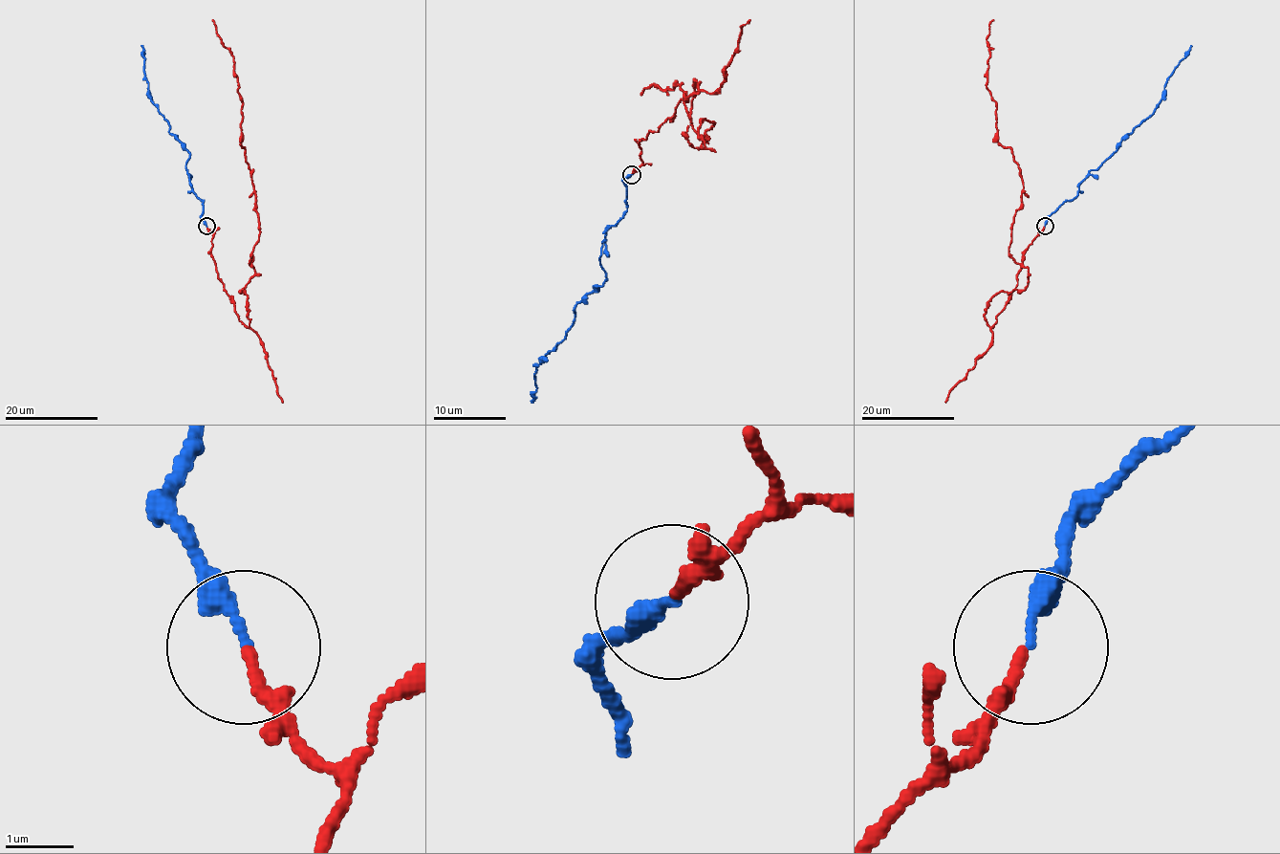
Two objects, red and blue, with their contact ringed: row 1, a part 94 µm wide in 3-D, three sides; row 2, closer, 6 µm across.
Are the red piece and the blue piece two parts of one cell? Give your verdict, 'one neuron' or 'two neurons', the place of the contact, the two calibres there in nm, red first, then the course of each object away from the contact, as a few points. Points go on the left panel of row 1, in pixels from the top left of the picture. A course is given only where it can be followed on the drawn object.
one neuron; place (206, 226); calibres 180 and 240 nm; course red (206, 227), (218, 279), (249, 327), (242, 290), (255, 270), (258, 216), (234, 58), (212, 20); course blue (206, 227), (204, 201), (194, 194), (186, 168), (189, 153), (168, 132), (170, 125), (151, 99), (141, 46)

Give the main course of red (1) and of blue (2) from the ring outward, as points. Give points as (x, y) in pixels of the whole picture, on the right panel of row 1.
1: (1044, 227), (990, 327), (987, 302), (1028, 286), (1008, 253), (1023, 180), (997, 140), (987, 83), (993, 20)
2: (1045, 227), (1049, 217), (1077, 194), (1078, 185), (1088, 173), (1154, 112), (1167, 78), (1191, 46)

